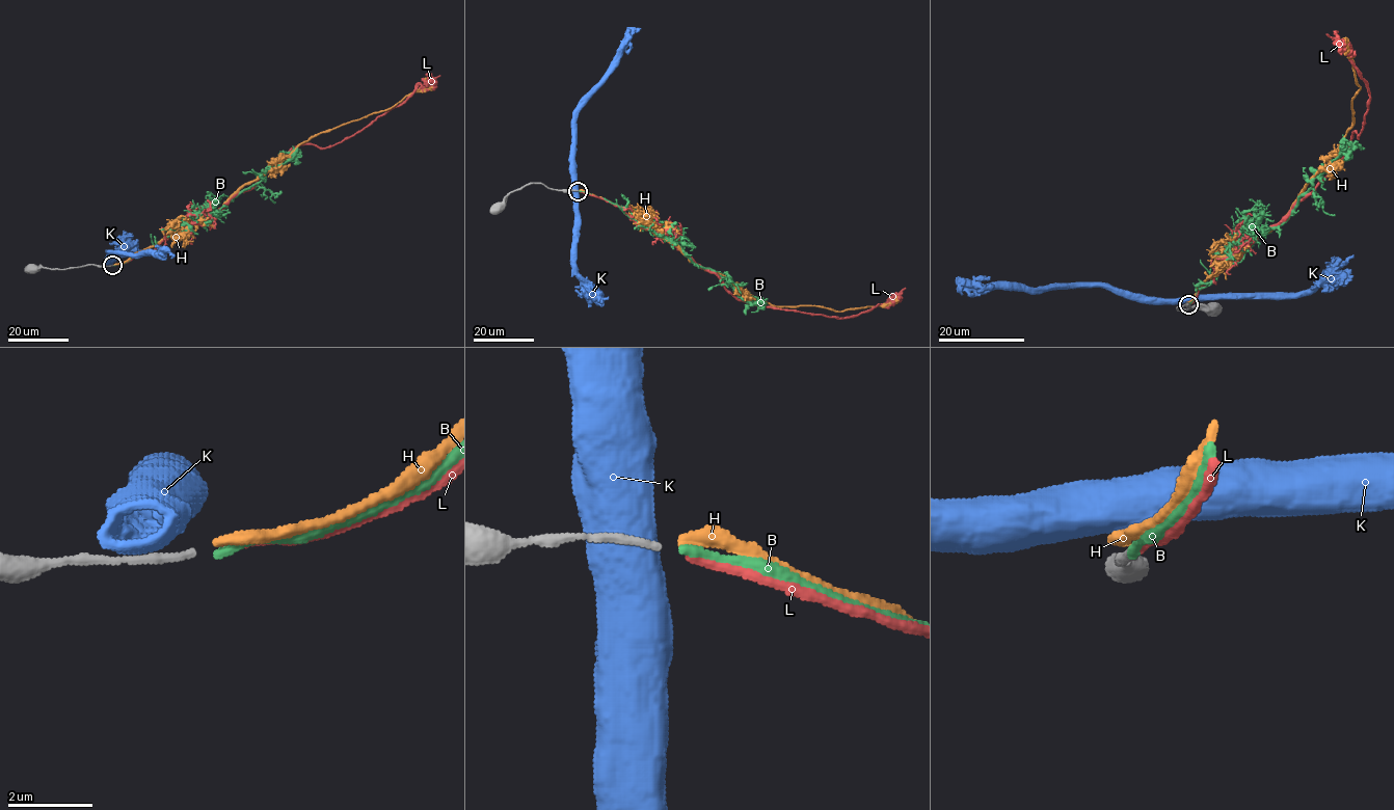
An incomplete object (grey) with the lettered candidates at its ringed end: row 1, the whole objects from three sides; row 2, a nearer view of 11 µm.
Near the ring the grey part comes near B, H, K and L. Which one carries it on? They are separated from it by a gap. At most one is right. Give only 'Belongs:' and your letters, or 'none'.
Belongs: none

